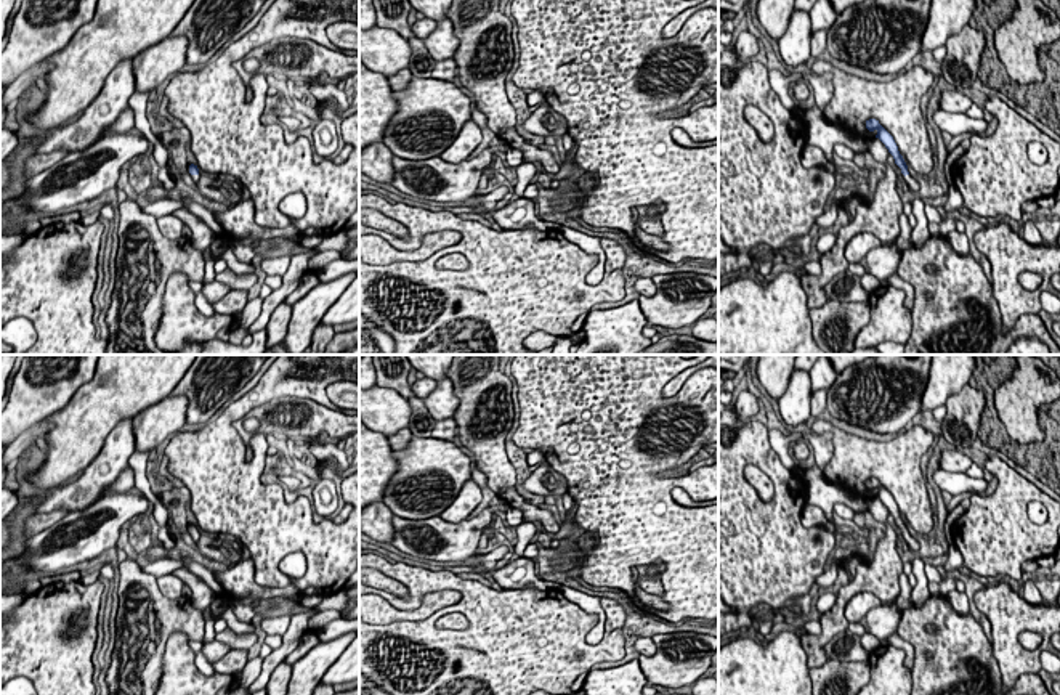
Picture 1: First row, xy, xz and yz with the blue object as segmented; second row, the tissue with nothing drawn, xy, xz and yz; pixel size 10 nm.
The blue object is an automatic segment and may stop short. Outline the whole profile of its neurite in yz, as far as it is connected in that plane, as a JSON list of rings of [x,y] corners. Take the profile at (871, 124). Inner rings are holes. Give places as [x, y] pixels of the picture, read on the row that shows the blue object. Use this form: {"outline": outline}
{"outline": [[[876,119],[866,120],[866,128],[869,132],[874,132],[874,130],[877,132],[876,138],[879,138],[885,144],[888,152],[893,156],[895,164],[901,169],[901,173],[904,175],[904,181],[908,183],[909,191],[917,193],[924,183],[922,183],[922,180],[912,178],[909,175],[908,165],[906,165],[903,156],[900,154],[893,136]]]}

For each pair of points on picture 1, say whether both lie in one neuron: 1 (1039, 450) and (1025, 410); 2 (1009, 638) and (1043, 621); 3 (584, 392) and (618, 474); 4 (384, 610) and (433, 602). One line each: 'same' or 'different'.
1: different
2: same
3: same
4: same

